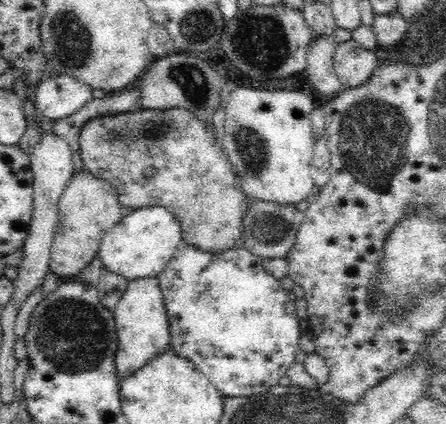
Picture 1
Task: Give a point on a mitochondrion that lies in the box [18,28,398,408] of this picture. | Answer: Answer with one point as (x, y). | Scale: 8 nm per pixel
(72, 336)

